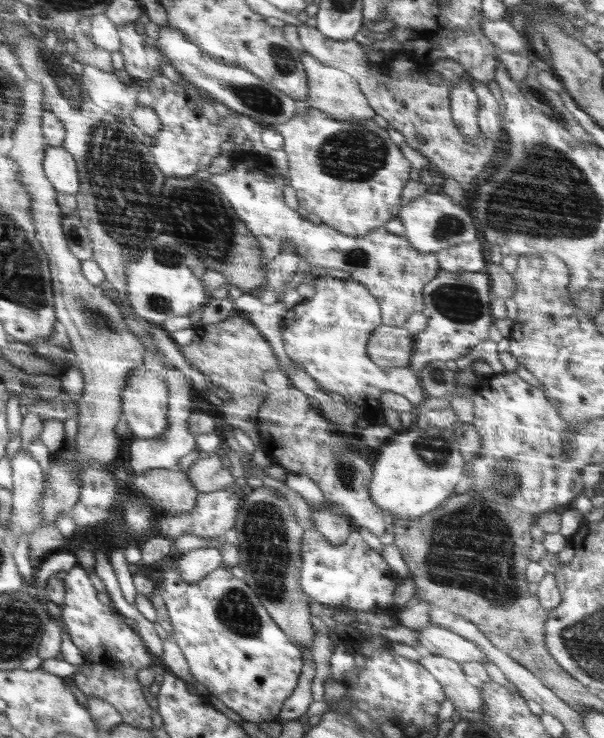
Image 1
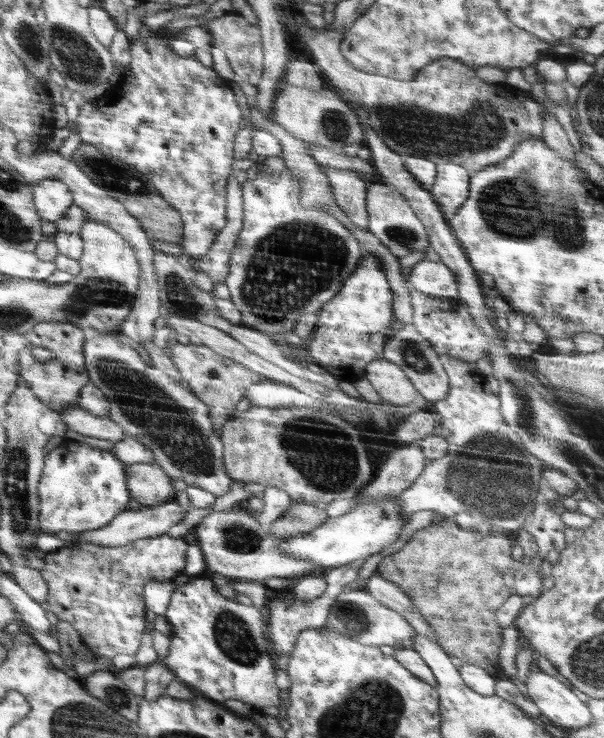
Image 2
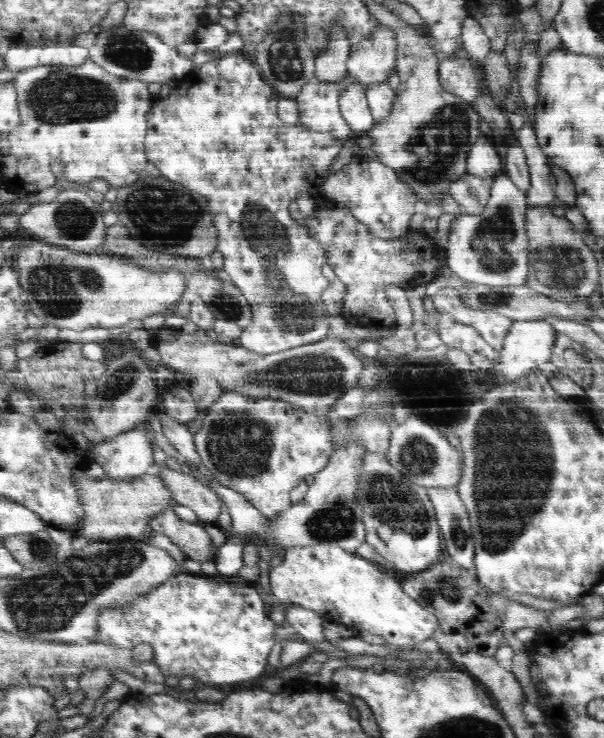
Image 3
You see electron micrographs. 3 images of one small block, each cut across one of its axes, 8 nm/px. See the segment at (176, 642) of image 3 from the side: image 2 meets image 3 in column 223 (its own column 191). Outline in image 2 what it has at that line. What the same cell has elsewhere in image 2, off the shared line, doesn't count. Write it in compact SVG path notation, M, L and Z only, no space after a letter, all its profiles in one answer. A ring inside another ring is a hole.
M202 575L194 582L187 582L172 593L165 618L172 625L169 640L171 643L168 657L159 658L159 662L174 671L176 678L195 686L212 702L224 703L225 700L240 700L251 704L256 710L276 706L284 708L284 693L274 683L276 658L271 653L271 644L267 636L266 616L262 616L254 605L246 606L218 593L214 582Z

